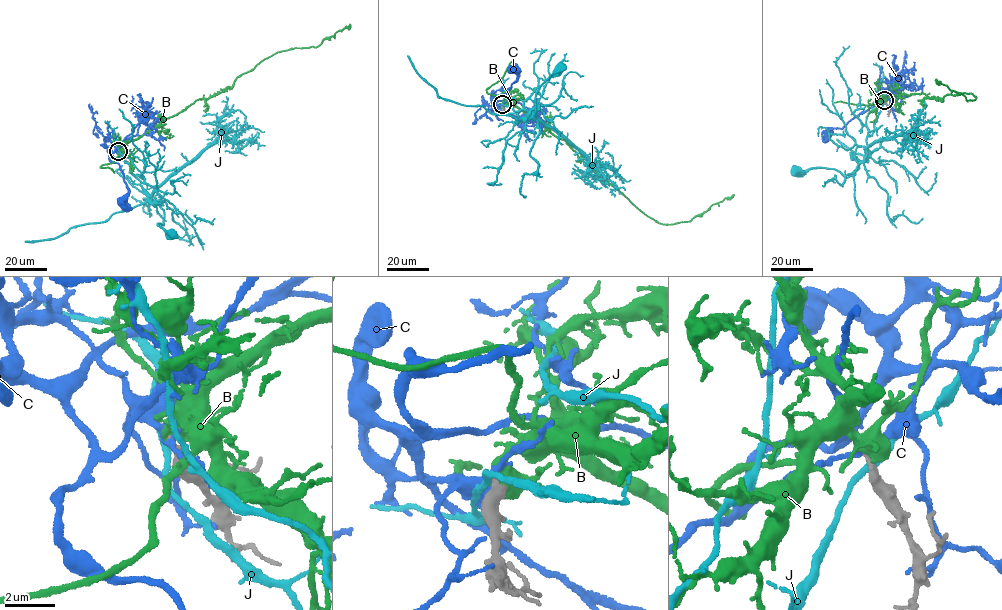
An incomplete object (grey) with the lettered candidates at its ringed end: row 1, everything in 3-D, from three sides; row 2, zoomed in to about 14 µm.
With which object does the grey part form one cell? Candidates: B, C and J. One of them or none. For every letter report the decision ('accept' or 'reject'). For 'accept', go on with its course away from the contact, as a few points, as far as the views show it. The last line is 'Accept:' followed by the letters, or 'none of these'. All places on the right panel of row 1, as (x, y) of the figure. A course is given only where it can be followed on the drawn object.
B: accept; it runs (885, 101), (885, 96), (912, 93), (941, 100), (947, 94), (962, 93), (976, 97), (967, 101), (935, 79)
C: reject
J: reject
Accept: B

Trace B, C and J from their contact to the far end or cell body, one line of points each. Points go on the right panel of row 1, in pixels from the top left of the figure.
B: (885, 101), (885, 96), (912, 93), (941, 100), (947, 94), (962, 93), (976, 97), (967, 101), (935, 79)
C: (885, 101), (890, 94), (841, 128), (833, 127), (829, 132)
J: (885, 102), (873, 132), (866, 139), (866, 157), (851, 175), (843, 176), (836, 170), (824, 168), (796, 172)

